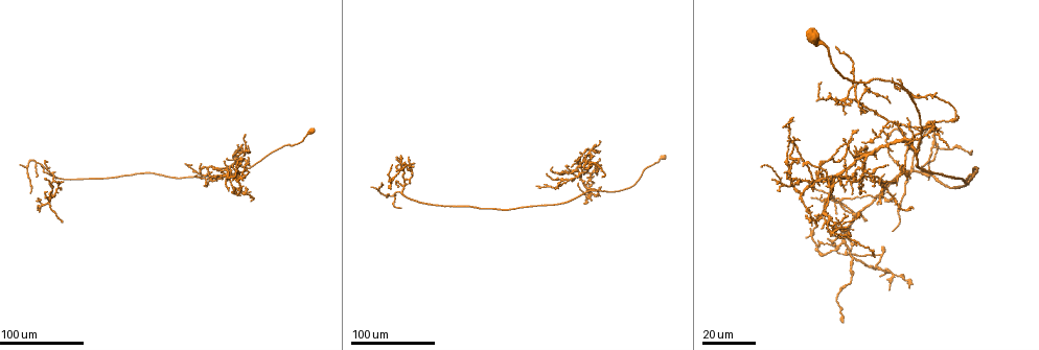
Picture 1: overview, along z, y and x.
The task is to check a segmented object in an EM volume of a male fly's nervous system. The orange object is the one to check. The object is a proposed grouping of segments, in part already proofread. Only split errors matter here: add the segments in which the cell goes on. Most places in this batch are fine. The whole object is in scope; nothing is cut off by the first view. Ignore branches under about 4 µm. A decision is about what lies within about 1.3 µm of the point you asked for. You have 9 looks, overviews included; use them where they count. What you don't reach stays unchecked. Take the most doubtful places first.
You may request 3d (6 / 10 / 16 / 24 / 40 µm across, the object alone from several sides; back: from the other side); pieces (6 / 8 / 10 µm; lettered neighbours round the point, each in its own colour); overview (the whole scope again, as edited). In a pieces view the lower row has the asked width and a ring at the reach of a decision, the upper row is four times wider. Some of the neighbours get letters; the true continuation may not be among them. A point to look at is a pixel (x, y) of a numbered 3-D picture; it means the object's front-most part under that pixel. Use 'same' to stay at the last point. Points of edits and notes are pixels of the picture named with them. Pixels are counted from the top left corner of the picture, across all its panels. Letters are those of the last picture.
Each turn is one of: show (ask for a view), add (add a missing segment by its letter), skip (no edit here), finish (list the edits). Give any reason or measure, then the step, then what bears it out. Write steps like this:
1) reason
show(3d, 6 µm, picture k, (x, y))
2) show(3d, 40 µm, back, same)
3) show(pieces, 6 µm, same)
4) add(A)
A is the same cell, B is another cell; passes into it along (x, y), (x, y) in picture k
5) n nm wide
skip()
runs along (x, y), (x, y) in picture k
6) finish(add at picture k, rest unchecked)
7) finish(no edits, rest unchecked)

free end
show(3d, 24 µm, picture 1, (848, 226))

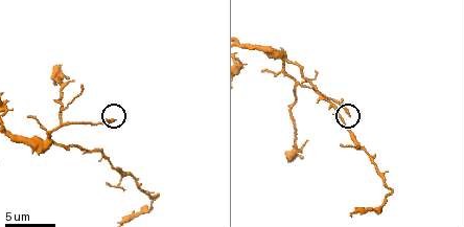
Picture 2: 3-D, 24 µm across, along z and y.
show(pieces, 6 µm, picture 2, (348, 117))

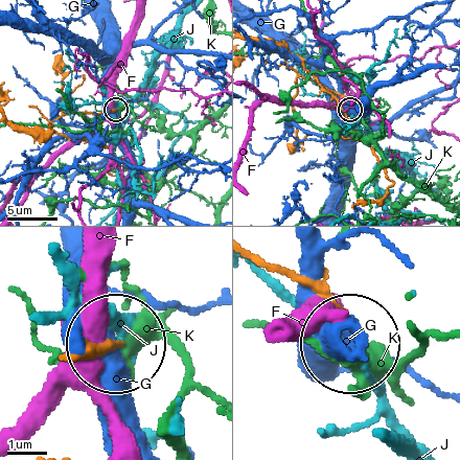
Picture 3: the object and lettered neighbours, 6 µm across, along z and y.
skip()
F, G, J and K are other cells; runs along (250, 249), (290, 273), (350, 339) in picture 3; none of them fits

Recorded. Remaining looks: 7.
tapers out
show(3d, 24 µm, picture 1, (404, 161))

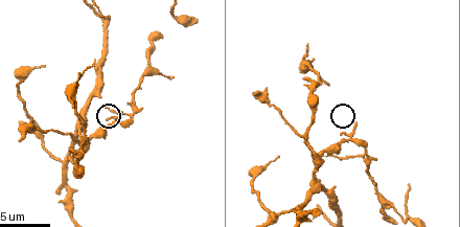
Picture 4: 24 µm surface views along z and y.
show(3d, 6 µm, picture 4, (122, 113))

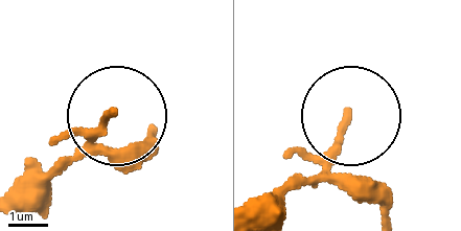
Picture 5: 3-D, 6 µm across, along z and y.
show(pieces, 6 µm, picture 5, (111, 111))

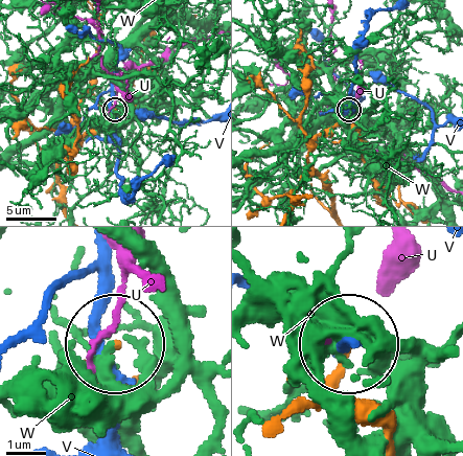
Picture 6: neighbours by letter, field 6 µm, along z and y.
skip()
U, V and W are other cells; no lettered segment goes on from it

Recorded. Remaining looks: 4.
branch stops here
show(3d, 24 µm, picture 1, (599, 152))

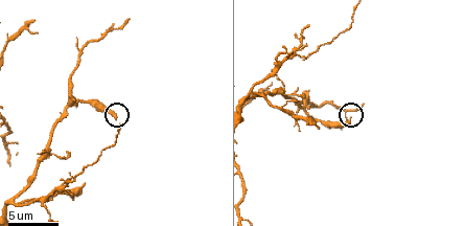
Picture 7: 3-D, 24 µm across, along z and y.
show(pieces, 10 µm, picture 7, (115, 120))

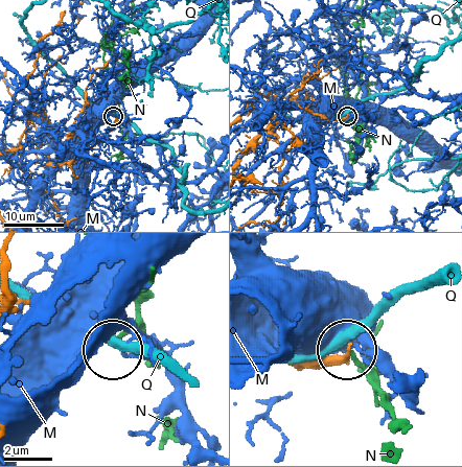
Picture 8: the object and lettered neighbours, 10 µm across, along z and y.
skip()
M, N and Q are other cells; no lettered segment goes on from it

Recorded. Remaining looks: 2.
long arm stops here
show(3d, 40 µm, picture 1, (868, 221))

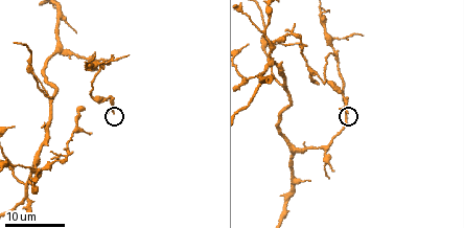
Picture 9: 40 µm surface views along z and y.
what lies round it
show(pieces, 10 µm, picture 9, (346, 111))

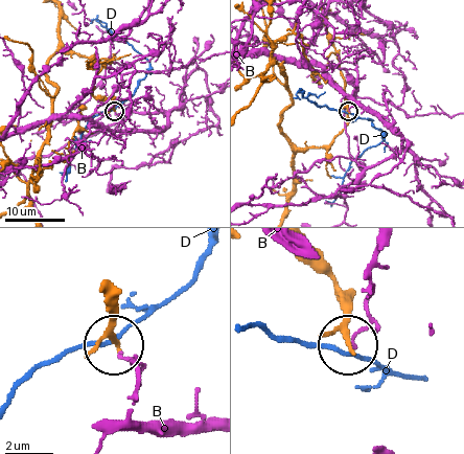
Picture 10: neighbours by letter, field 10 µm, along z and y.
160 nm wide
skip()
B and D are other cells; runs along (103, 293), (112, 343) in picture 10; none of them fits

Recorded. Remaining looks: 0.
finish(no edits, rest unchecked)

